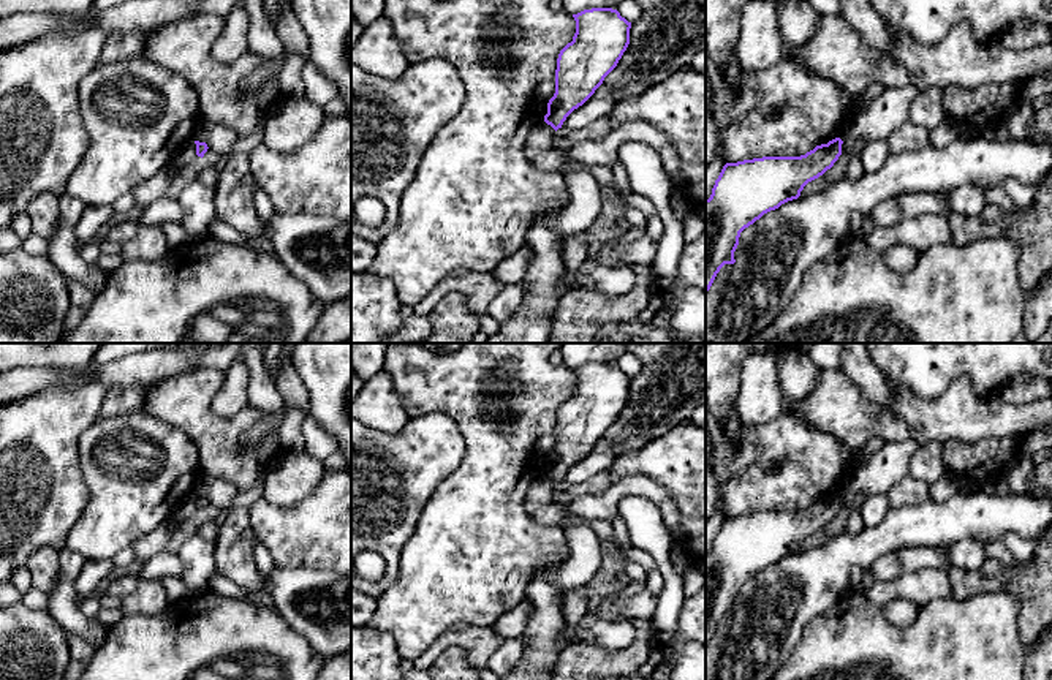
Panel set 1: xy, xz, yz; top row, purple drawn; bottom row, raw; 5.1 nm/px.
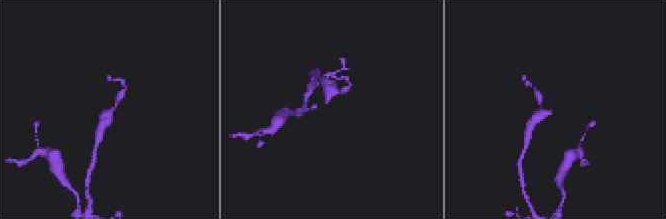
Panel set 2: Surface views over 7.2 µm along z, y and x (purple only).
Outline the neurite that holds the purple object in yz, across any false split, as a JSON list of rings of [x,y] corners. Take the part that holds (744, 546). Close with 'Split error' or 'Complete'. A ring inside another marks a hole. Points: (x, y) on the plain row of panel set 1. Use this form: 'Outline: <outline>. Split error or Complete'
Outline: [[[840,492],[816,500],[800,511],[763,511],[726,517],[715,535],[712,549],[706,553],[706,647],[725,618],[734,618],[734,606],[740,587],[759,574],[764,568],[781,558],[797,553],[804,541],[823,530],[842,509]]]. Complete

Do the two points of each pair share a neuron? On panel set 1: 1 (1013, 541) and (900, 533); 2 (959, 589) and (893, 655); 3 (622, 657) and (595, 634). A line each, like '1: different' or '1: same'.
1: different
2: different
3: different

